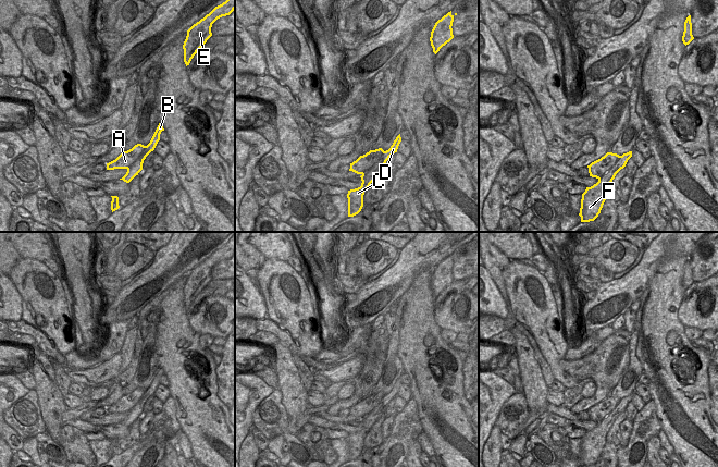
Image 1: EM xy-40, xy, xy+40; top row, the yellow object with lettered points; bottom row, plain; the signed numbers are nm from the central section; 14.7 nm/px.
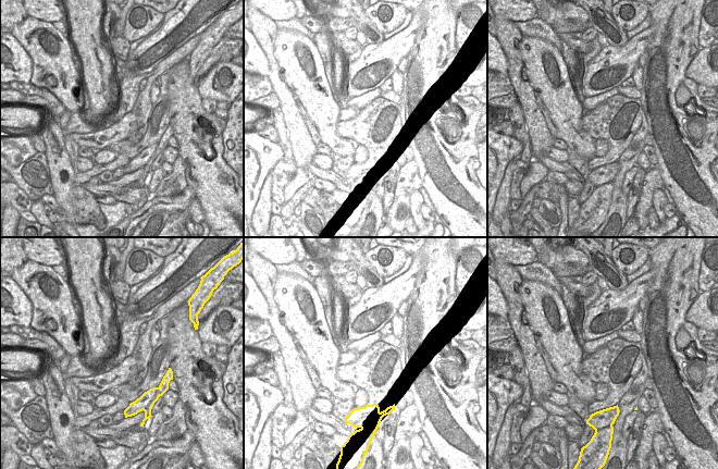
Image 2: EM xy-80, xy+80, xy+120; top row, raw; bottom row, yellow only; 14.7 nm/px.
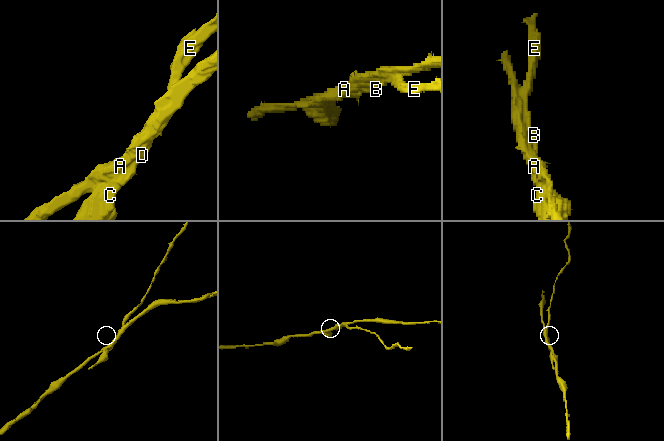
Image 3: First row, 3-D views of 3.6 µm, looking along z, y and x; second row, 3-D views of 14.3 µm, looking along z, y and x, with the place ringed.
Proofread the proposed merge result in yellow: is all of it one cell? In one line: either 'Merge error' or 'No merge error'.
Merge error.

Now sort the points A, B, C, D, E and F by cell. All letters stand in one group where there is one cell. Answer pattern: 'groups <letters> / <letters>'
groups A / B C D E F

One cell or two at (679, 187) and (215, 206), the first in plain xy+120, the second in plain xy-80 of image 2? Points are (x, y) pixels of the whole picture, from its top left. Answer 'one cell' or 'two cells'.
one cell

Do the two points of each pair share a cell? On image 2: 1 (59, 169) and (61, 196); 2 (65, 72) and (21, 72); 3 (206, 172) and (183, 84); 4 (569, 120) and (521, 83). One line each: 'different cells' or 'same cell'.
1: same cell
2: different cells
3: same cell
4: different cells

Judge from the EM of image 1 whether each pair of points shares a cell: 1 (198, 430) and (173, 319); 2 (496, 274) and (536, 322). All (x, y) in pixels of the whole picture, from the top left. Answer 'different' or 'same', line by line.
1: same
2: different

